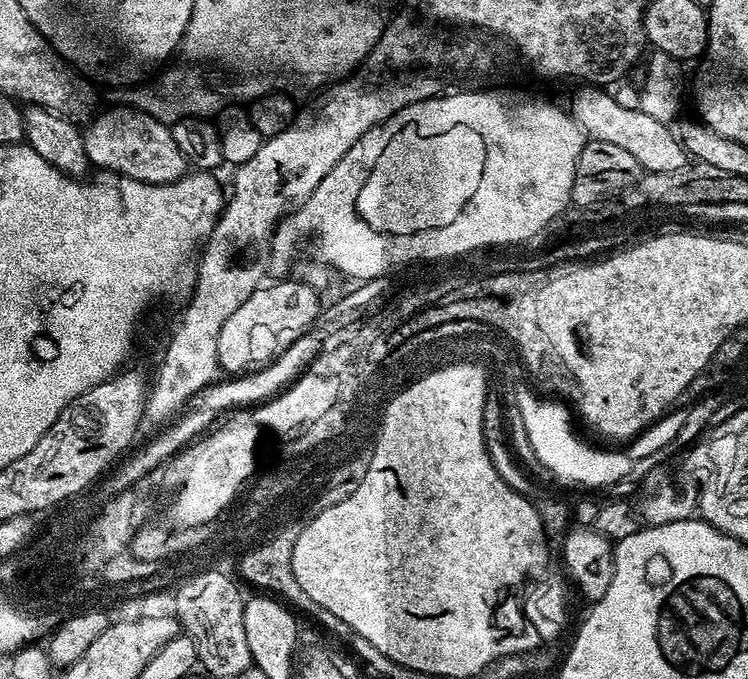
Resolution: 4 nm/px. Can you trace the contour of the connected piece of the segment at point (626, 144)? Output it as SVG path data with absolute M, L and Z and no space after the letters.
M580 86L572 96L570 115L588 140L622 146L622 150L629 152L634 162L638 162L645 173L675 174L678 169L689 163L690 157L683 143L669 125L658 122L658 118L650 118L650 114L646 114L640 107L626 110L626 106L621 106L615 95L603 87Z

